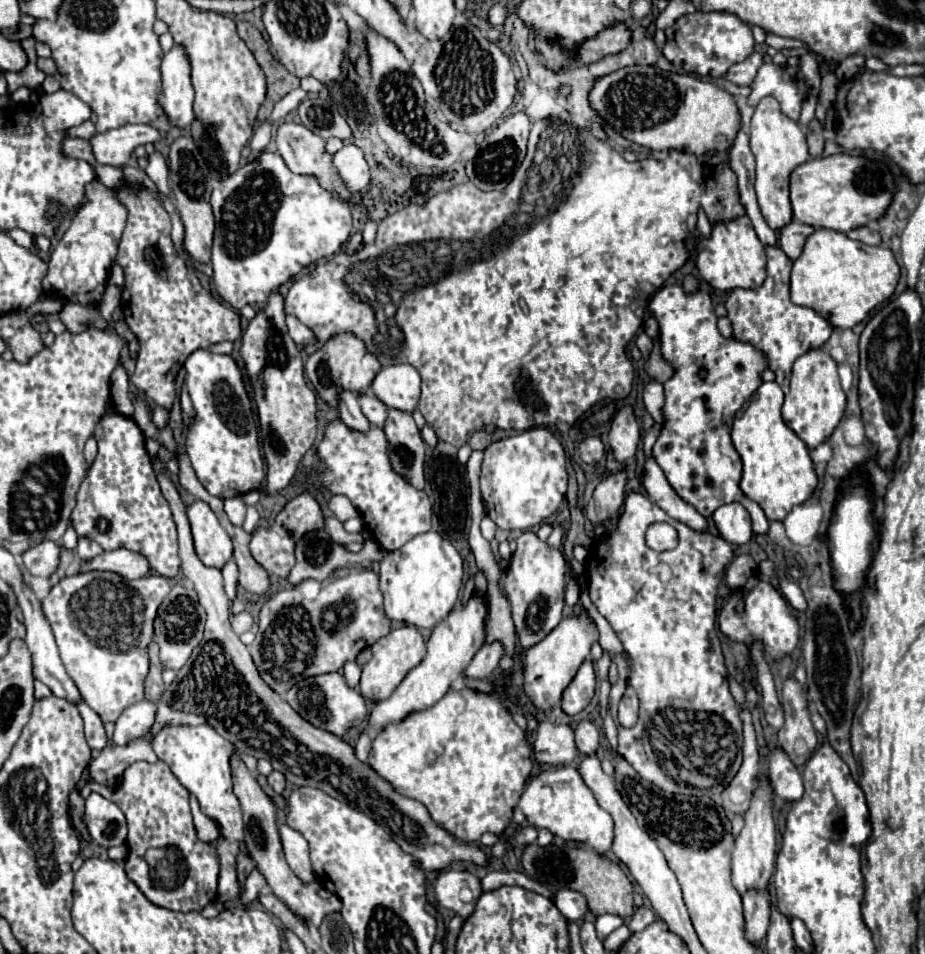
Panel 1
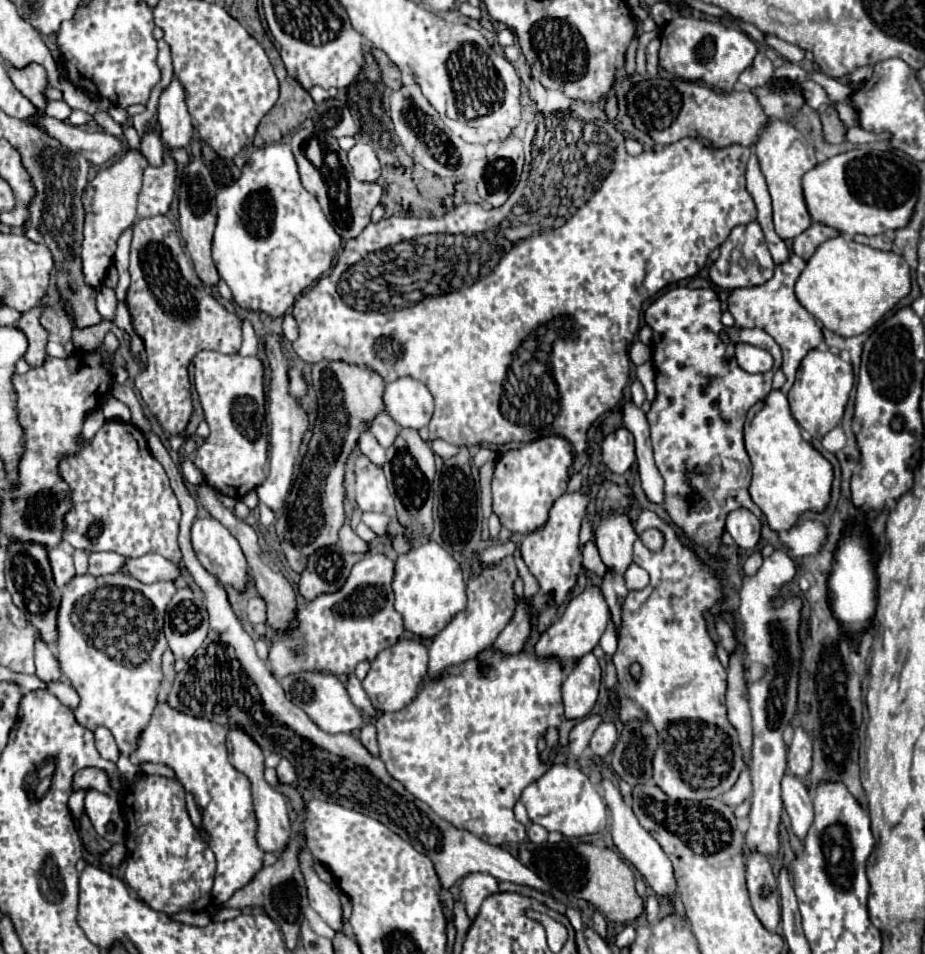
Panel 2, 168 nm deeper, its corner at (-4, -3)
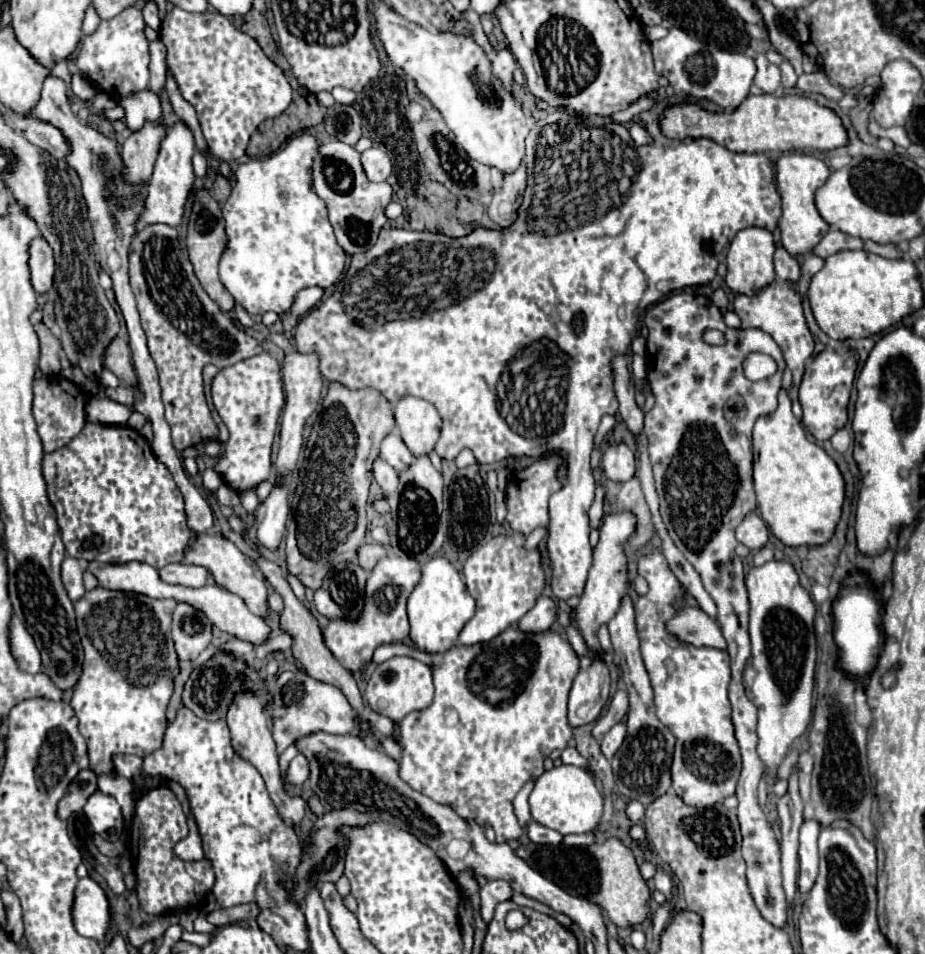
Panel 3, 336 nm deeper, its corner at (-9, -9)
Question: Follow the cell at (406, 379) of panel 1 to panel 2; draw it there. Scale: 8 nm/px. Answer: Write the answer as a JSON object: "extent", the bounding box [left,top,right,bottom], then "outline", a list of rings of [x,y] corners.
{"extent":[384,377,434,431],"outline":[[[402,377],[386,385],[384,391],[386,413],[406,429],[420,431],[430,423],[434,411],[434,399],[424,383]]]}

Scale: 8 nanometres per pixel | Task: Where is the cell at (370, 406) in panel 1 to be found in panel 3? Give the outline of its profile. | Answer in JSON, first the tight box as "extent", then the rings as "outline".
{"extent":[381,433,413,471],"outline":[[[389,433],[383,443],[381,443],[381,457],[391,465],[395,467],[397,471],[403,471],[411,465],[413,461],[413,455],[411,451],[407,449],[407,445],[403,445],[403,439],[397,435],[397,433]]]}

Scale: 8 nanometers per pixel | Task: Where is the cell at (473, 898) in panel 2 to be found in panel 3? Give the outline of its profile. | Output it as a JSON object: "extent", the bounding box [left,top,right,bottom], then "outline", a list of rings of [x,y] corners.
{"extent":[481,881,513,923],"outline":[[[487,881],[481,887],[481,917],[483,917],[483,921],[489,923],[493,919],[495,905],[511,899],[511,895],[513,895],[513,889],[509,887],[507,881]]]}

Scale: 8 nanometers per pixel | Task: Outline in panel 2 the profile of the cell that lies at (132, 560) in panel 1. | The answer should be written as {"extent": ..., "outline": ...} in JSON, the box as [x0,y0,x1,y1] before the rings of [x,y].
{"extent":[126,553,180,583],"outline":[[[148,553],[148,555],[142,555],[138,559],[128,559],[126,573],[142,583],[176,581],[180,577],[180,567],[162,555]]]}

